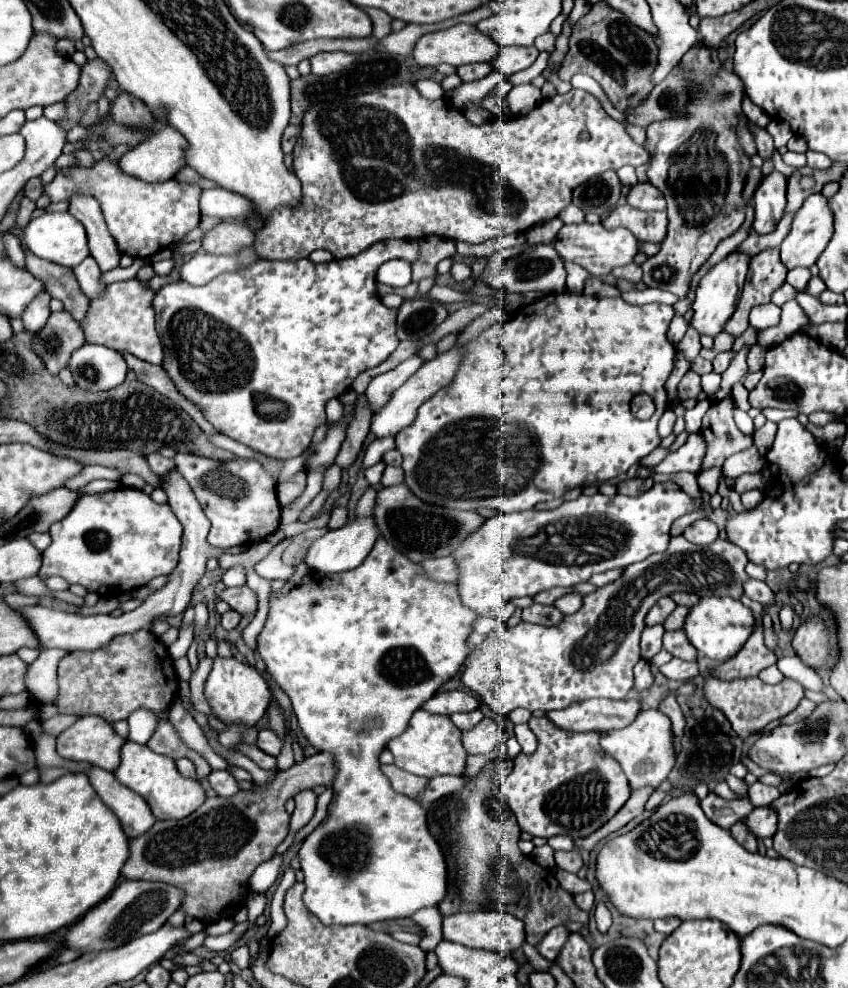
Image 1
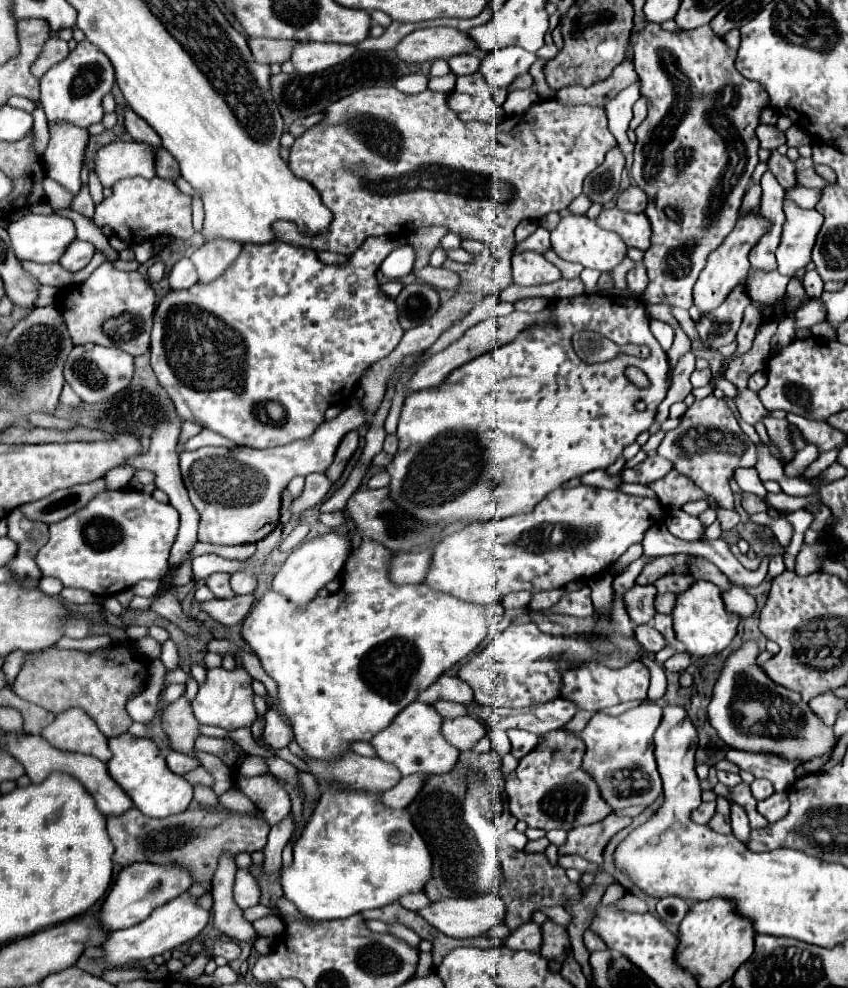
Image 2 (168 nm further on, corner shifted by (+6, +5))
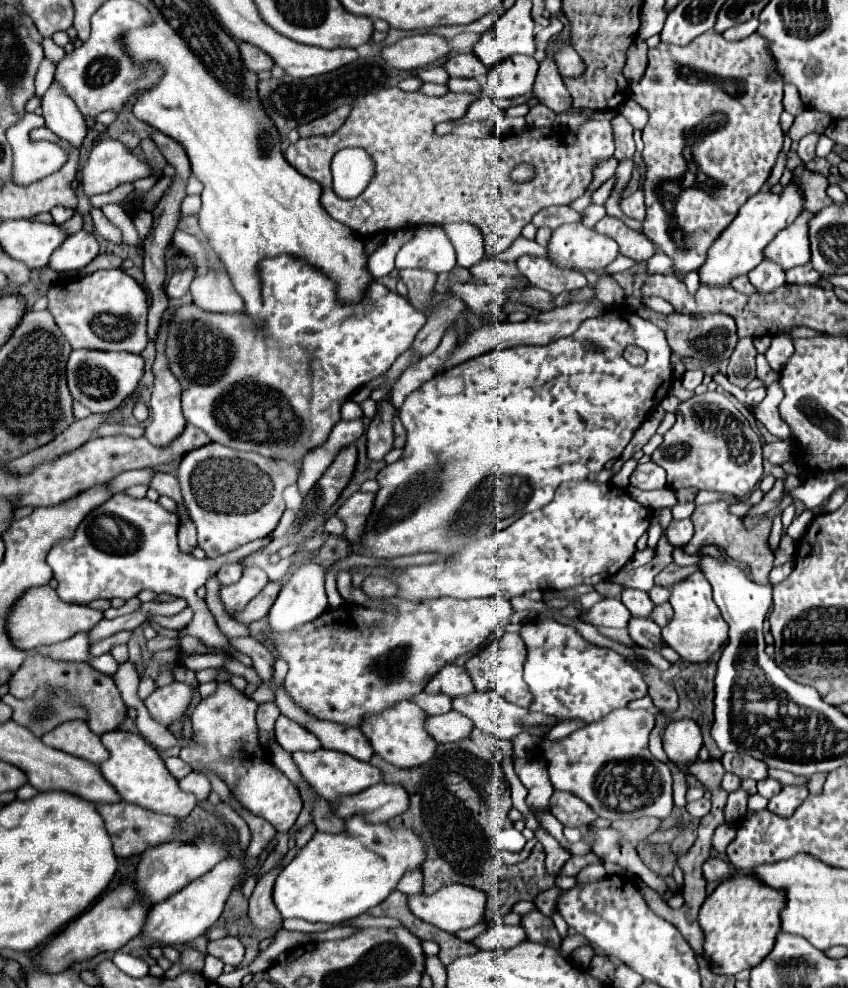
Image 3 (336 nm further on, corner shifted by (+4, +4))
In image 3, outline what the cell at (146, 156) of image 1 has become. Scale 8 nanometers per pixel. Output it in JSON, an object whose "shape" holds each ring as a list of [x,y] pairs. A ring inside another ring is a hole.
{"shape":[[[101,140],[83,166],[83,190],[87,196],[111,192],[119,184],[151,176],[151,170],[123,142]]]}

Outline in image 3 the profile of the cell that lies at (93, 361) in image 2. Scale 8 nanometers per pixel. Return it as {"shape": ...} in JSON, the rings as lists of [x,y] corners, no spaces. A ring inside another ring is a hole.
{"shape":[[[73,350],[67,362],[67,382],[73,400],[87,406],[91,412],[115,410],[125,398],[133,394],[143,376],[143,358],[131,352],[99,352]]]}

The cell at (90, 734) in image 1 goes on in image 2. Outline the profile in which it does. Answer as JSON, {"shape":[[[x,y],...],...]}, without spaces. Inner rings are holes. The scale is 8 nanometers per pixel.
{"shape":[[[81,709],[59,713],[55,721],[41,731],[41,735],[57,749],[93,755],[105,763],[111,759],[107,737],[101,735],[97,725]]]}

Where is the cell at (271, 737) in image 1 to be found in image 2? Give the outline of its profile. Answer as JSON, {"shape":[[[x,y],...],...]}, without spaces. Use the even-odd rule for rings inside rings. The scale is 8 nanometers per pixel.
{"shape":[[[269,709],[265,713],[263,737],[269,743],[269,747],[283,749],[283,747],[287,747],[293,741],[293,729],[283,721],[283,717],[275,709]]]}

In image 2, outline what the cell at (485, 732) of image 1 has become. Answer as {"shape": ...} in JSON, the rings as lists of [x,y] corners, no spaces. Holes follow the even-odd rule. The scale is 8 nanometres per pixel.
{"shape":[[[463,715],[459,719],[443,719],[441,733],[449,745],[457,747],[459,751],[465,751],[471,749],[481,737],[485,737],[487,729],[471,715]]]}

